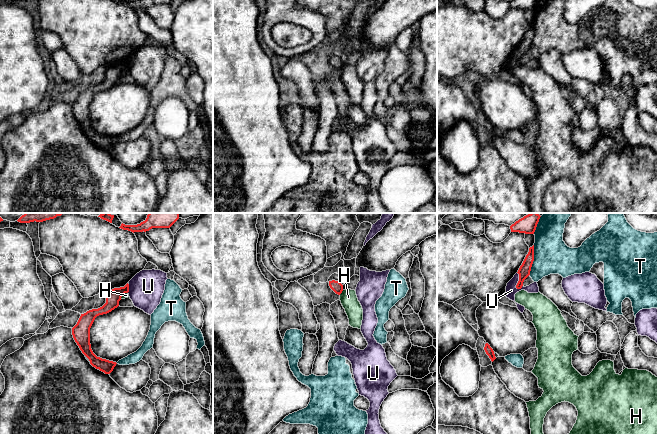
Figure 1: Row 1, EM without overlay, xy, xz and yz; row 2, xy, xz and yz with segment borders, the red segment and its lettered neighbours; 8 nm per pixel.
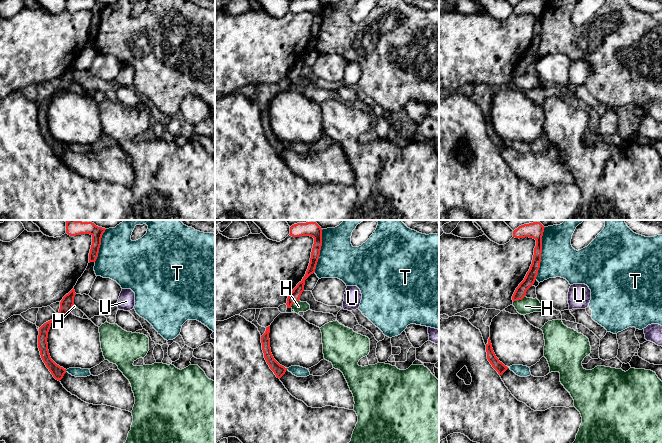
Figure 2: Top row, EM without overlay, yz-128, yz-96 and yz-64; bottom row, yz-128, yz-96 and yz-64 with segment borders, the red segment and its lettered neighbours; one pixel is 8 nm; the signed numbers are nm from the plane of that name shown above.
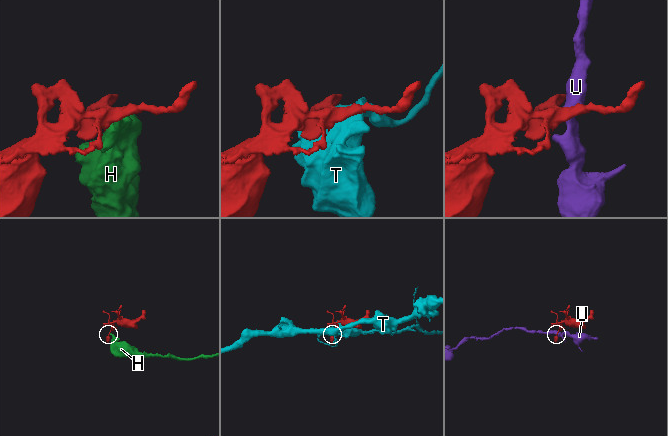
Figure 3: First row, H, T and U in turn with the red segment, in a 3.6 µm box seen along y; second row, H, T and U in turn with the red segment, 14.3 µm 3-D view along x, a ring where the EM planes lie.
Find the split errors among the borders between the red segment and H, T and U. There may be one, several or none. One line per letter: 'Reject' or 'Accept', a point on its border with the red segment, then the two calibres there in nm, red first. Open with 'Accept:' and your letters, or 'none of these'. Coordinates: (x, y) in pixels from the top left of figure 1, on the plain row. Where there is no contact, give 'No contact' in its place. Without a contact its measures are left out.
Accept: none of these
H: Reject. Touches red at xz (341, 68). Thickness 90 nm (red) against 140 nm
T: Reject. Touches red at yz (533, 36). Thickness 100 nm (red) against 280 nm
U: Reject. Touches red at yz (518, 58). Thickness 100 nm (red) against 90 nm

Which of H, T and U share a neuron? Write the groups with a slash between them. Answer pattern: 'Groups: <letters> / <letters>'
Groups: H / T / U

